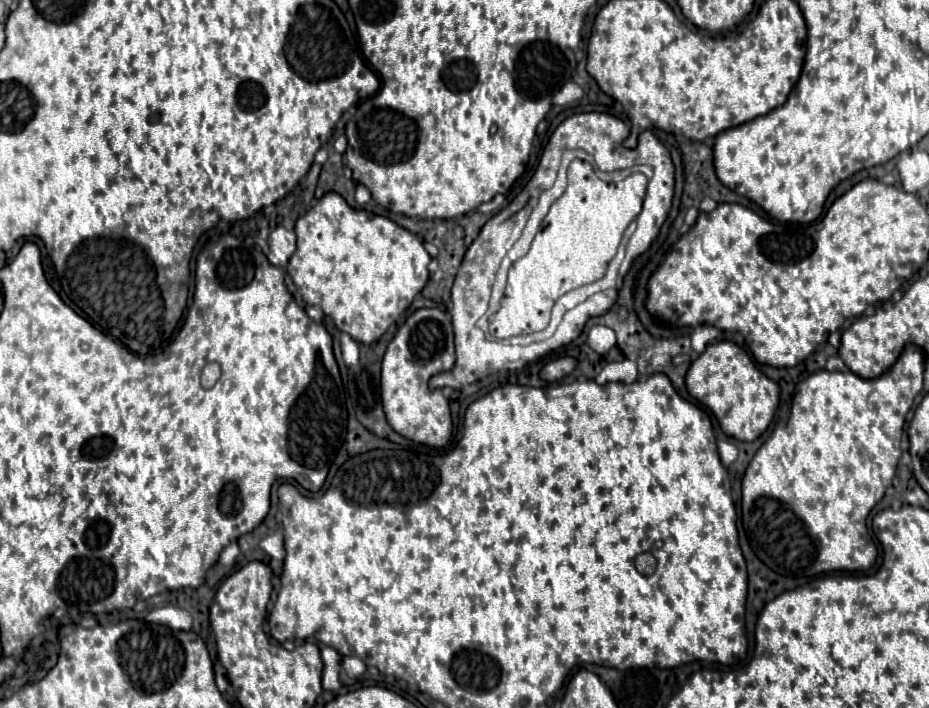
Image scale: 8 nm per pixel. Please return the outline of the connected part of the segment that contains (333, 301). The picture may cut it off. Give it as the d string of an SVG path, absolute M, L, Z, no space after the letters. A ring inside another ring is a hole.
M327 192L323 198L319 198L317 204L295 222L295 234L297 250L287 264L287 272L293 278L295 288L301 292L307 304L319 306L327 316L333 318L339 330L347 332L361 344L377 342L387 328L401 318L429 280L427 266L431 256L415 234L397 226L385 216L351 208L337 192Z

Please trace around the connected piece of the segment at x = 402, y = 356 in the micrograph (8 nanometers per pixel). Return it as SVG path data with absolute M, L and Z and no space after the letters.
M439 308L415 310L397 330L387 344L381 362L381 402L387 422L401 436L441 448L449 442L452 434L450 402L441 389L429 389L429 376L453 368L453 328L447 312Z

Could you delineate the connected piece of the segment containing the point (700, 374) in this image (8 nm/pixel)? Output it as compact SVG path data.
M727 340L705 348L705 352L689 366L685 386L695 400L715 414L727 436L745 442L757 440L769 428L779 404L779 386L753 364L743 348Z

